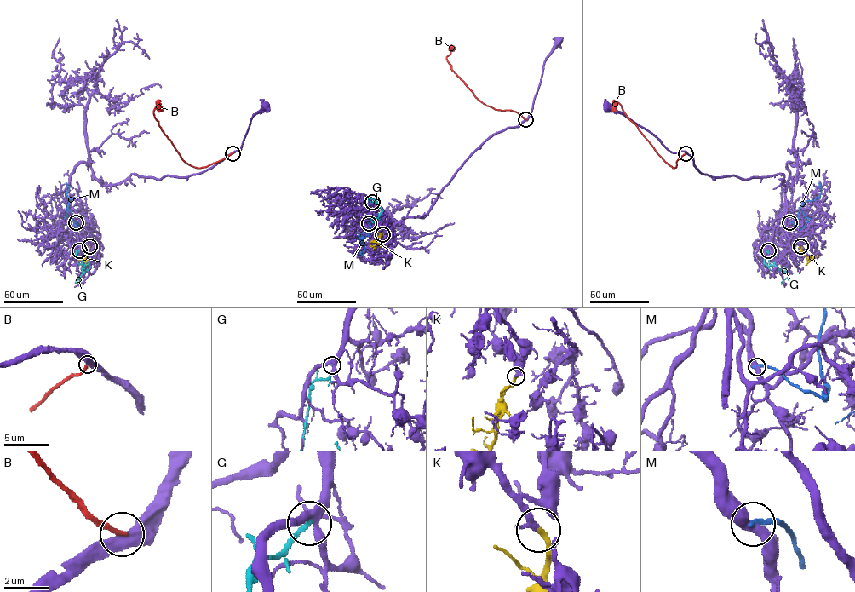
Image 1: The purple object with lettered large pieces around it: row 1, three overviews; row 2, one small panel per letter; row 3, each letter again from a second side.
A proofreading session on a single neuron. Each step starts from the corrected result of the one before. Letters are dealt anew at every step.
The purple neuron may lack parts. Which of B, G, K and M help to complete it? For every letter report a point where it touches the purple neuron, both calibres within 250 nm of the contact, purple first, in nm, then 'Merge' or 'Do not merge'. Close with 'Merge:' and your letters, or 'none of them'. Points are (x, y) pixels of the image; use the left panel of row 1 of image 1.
B: Touches purple at (232, 153). Thickness 440 nm (purple) against 240 nm. Do not merge
G: Touches purple at (79, 250). Thickness 360 nm (purple) against 200 nm. Do not merge
K: Touches purple at (89, 246). Thickness 360 nm (purple) against 260 nm. Merge
M: Touches purple at (76, 222). Thickness 460 nm (purple) against 220 nm. Do not merge
Merge: K

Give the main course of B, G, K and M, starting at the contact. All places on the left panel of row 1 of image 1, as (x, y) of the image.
B: (232, 152), (204, 167), (188, 164), (154, 116), (153, 110), (158, 100), (158, 111)
G: (78, 250), (76, 254), (77, 262), (89, 267), (77, 283)
K: (89, 246), (85, 257), (77, 256)
M: (76, 221), (67, 207), (71, 199), (66, 192), (69, 187), (66, 183)

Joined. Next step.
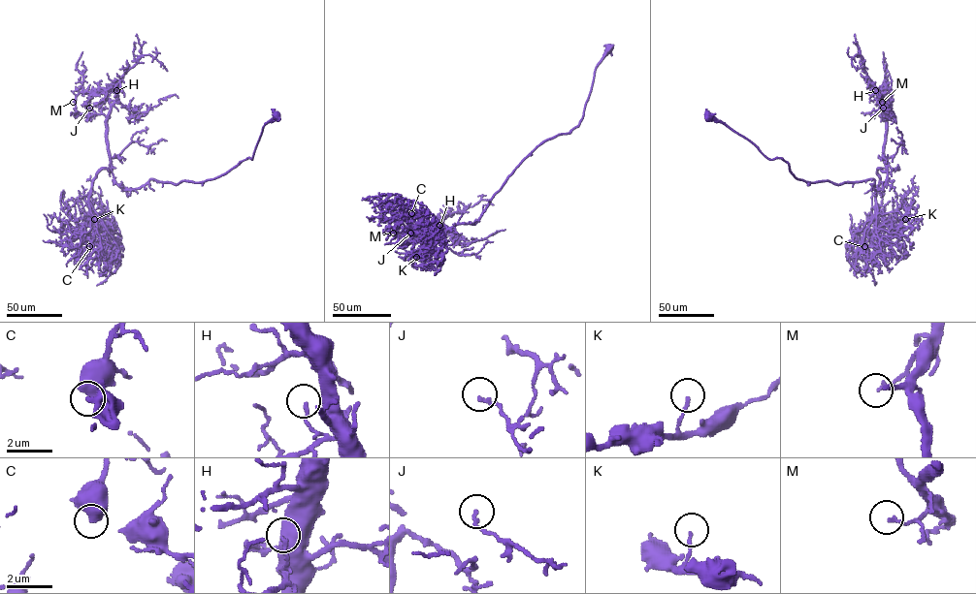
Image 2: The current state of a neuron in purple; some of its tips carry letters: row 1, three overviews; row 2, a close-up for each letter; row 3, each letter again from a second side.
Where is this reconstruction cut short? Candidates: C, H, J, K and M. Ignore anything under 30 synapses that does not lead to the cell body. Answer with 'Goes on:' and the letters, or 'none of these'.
Goes on: none of these

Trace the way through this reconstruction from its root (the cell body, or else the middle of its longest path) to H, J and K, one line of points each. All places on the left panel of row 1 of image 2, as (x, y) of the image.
H: (276, 116), (252, 159), (219, 175), (124, 189), (107, 136), (116, 90)
J: (276, 116), (252, 159), (219, 175), (124, 189), (112, 172), (106, 117), (89, 108)
K: (276, 116), (251, 159), (212, 178), (150, 179), (124, 189), (102, 169), (89, 202), (104, 216), (94, 219)

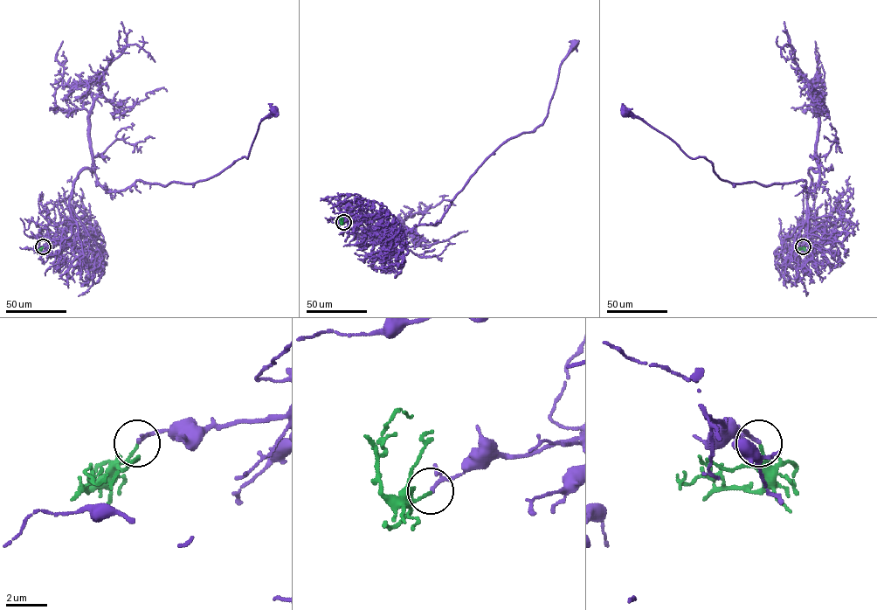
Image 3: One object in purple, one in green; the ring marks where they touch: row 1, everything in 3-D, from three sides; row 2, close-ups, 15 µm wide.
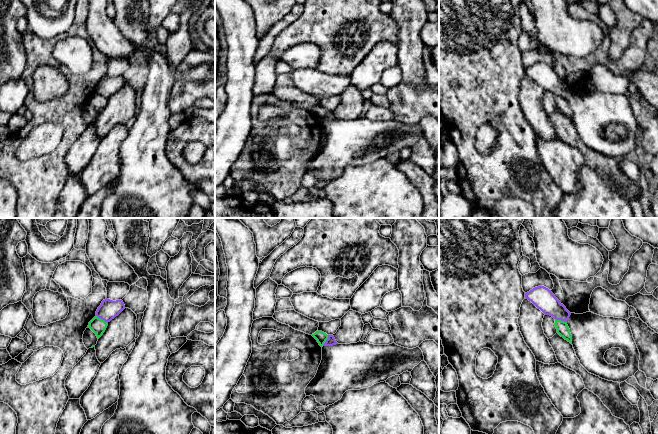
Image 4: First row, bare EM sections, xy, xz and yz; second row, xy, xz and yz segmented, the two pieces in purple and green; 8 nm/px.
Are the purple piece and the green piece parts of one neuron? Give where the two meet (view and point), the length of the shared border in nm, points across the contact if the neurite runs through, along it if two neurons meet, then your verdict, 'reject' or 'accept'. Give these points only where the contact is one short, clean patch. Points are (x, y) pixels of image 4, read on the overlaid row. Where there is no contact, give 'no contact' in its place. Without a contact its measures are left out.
xy (102, 319) | 120 nm | along xy (96, 315), (107, 323) | reject

